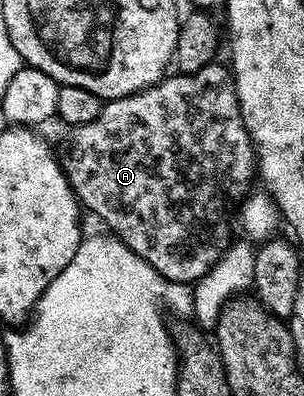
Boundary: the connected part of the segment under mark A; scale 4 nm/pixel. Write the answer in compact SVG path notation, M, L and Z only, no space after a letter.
M211 62L196 73L169 75L160 83L144 88L141 92L107 101L101 107L98 118L94 118L94 122L78 124L71 129L72 141L68 144L68 157L63 157L62 160L64 174L68 177L68 185L72 188L72 193L76 195L77 201L87 211L89 208L94 215L101 216L108 223L107 231L115 234L131 252L137 252L139 256L143 256L153 266L168 264L167 279L173 280L175 284L192 286L207 274L219 262L220 256L227 251L234 240L234 235L232 235L234 217L253 187L253 185L251 186L252 176L254 180L254 173L258 168L256 150L252 147L252 139L244 125L242 110L238 102L236 78L225 65L223 68L218 63Z

